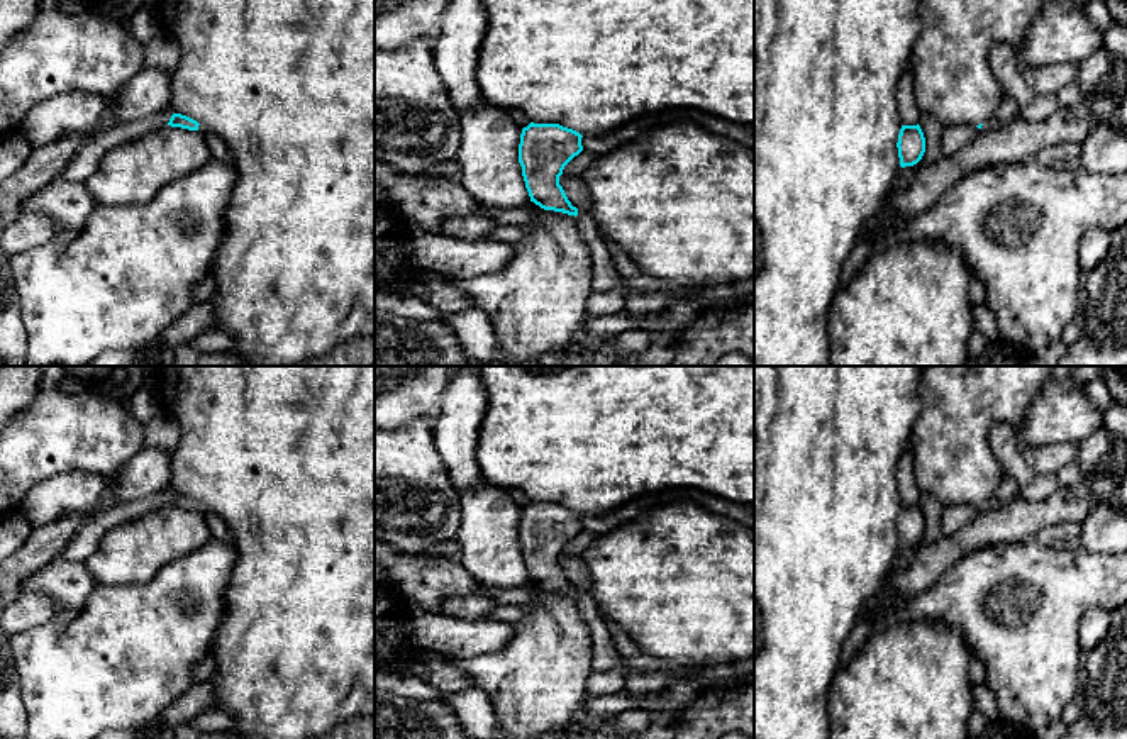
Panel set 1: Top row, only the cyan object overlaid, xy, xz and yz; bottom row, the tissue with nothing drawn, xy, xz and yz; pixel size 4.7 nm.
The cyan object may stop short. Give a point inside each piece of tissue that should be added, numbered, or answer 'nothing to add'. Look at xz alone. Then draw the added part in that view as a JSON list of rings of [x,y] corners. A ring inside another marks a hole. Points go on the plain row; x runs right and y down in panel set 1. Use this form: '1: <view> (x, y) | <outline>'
1: xz (605, 656) | [[[578,592],[578,610],[588,625],[593,649],[593,670],[608,671],[620,666],[622,658],[613,644],[605,620],[595,612],[593,598],[588,592]]]

